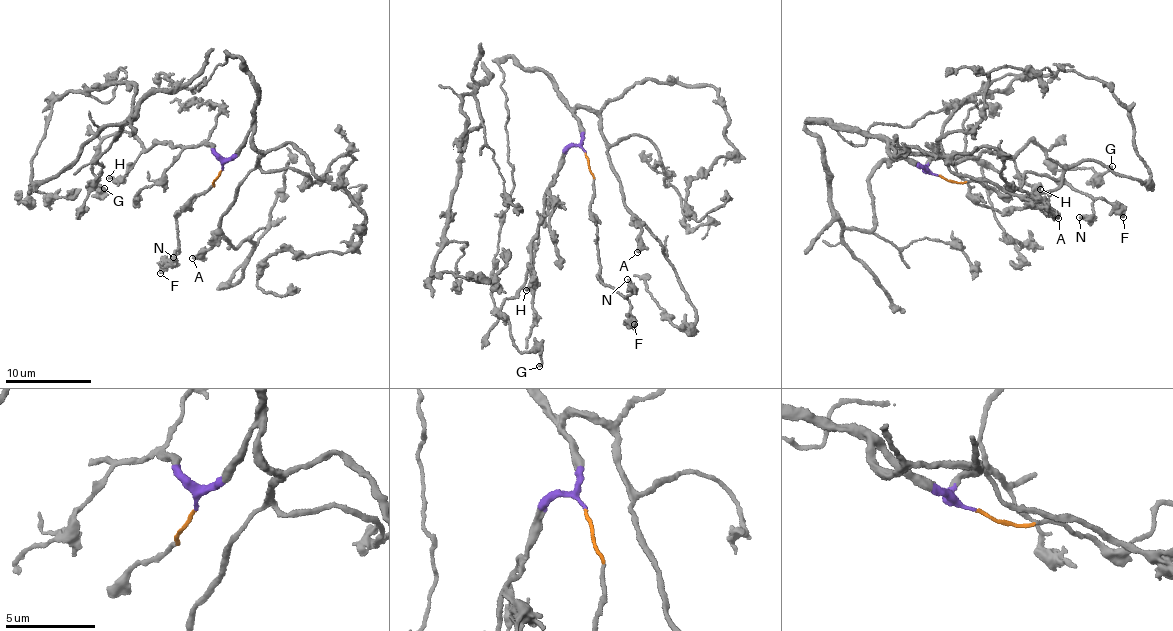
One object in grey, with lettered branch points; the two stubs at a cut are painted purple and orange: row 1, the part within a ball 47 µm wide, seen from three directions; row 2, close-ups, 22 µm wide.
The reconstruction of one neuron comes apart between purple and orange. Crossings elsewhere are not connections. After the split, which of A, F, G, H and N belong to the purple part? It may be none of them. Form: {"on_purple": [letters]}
{"on_purple": ["A", "G", "H"]}

